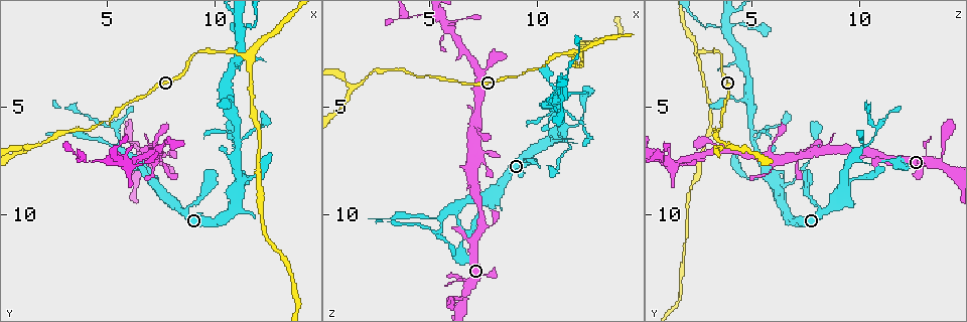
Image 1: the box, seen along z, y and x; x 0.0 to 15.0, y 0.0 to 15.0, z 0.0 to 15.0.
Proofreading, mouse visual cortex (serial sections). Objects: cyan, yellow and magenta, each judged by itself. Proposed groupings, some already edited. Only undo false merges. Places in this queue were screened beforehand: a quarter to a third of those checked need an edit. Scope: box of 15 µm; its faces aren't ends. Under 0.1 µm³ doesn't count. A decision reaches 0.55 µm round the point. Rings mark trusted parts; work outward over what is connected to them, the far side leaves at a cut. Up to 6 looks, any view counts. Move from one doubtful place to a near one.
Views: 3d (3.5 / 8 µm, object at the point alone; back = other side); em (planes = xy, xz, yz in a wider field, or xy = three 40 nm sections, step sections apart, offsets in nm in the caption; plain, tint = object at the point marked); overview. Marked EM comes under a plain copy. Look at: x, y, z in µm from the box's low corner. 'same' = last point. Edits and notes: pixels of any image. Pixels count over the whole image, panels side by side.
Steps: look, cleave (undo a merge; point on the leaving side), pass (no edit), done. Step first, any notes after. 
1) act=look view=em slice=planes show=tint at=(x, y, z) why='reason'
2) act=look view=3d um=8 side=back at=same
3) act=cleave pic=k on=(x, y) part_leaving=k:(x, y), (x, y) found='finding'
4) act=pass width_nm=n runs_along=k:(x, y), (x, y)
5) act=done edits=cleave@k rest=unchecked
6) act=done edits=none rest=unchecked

act=look view=3d um=3.5 side=back at=(5.4, 5.9, 10.9) why='abrupt turn'

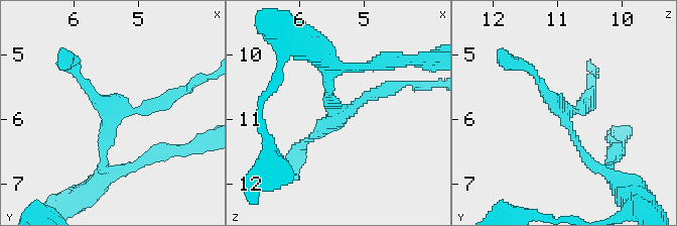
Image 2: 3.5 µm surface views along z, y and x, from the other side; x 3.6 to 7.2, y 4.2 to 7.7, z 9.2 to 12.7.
act=look view=em slice=xy step=1 show=tint at=(5.35, 5.90, 10.90)

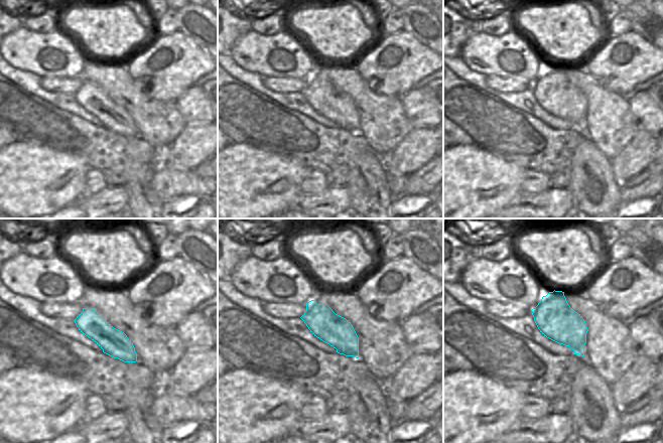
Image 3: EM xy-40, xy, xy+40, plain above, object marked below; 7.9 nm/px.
act=pass runs_along=2:(103, 167), (109, 120), (171, 99) found='continuous, no second cell'

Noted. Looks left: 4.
act=look view=3d um=8 side=back at=(6.7, 7.5, 13.8) why='small branch off a trunk'

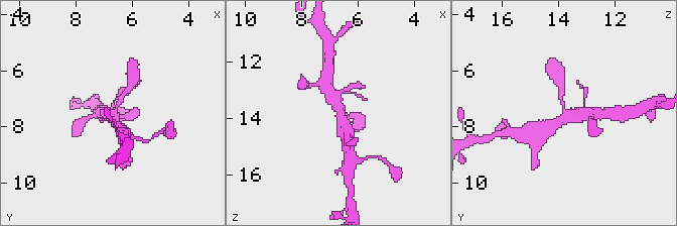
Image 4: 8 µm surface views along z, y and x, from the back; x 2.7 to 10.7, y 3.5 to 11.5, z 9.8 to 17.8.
act=look view=3d um=3.5 at=(6.7, 7.5, 13.7)

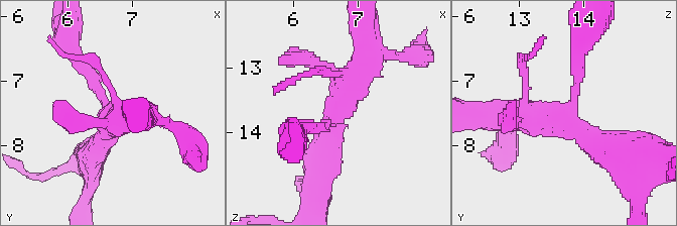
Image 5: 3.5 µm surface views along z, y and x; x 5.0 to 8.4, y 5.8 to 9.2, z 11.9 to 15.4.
act=look view=em slice=xy step=5 show=tint at=(6.75, 7.55, 13.70) why='now the EM'

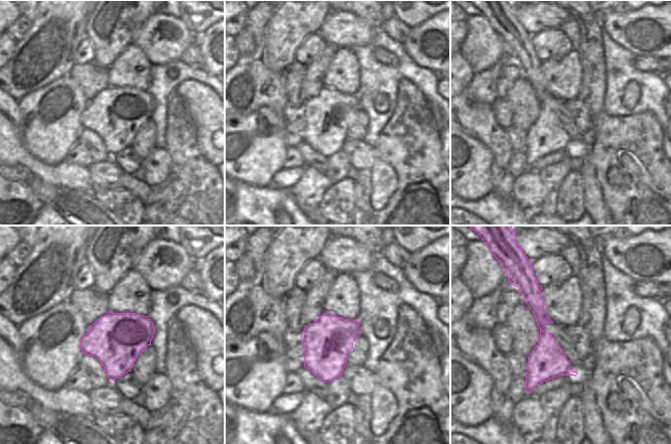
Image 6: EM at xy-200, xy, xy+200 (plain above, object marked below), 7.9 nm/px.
act=pass arms=3 arm_widths_nm=150,350,450 runs_along=6:(534, 284), (543, 365), (528, 388) found='one cell here'

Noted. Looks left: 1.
act=done edits=none rest=unchecked

